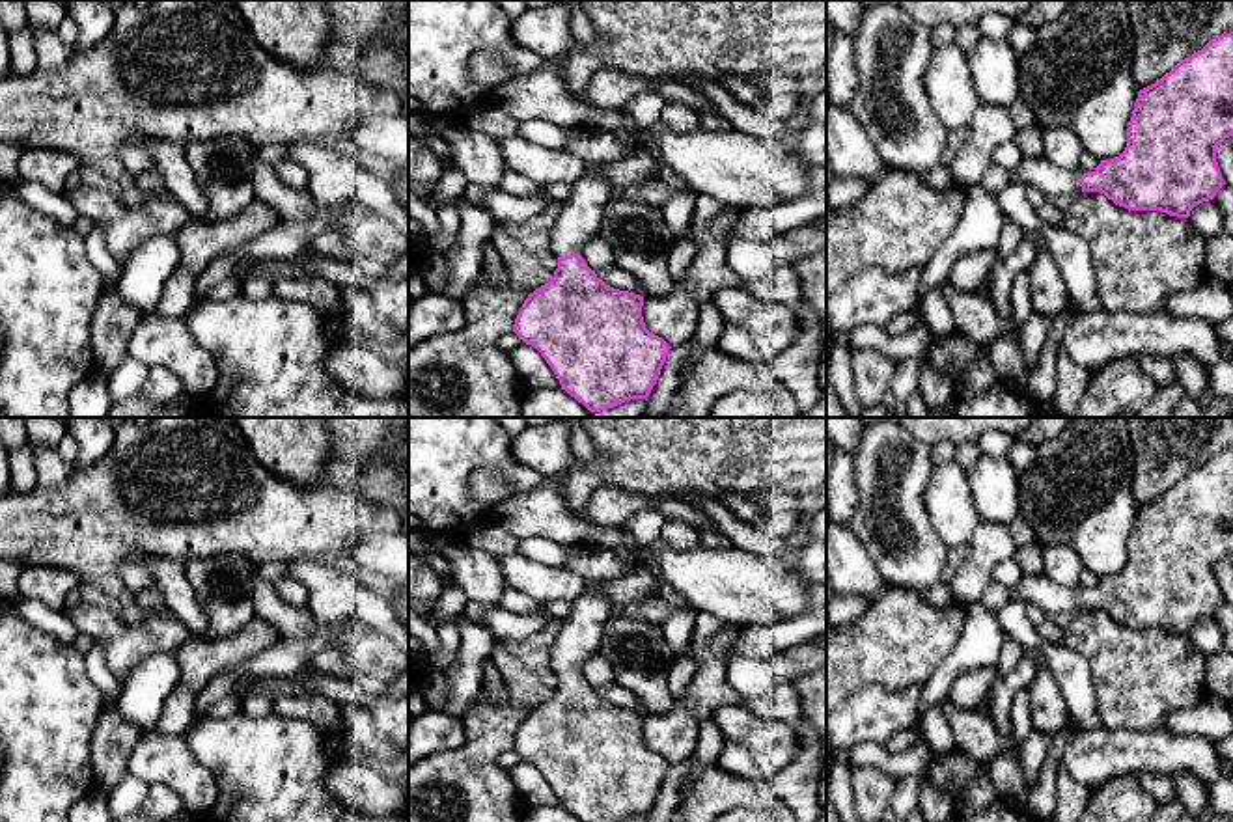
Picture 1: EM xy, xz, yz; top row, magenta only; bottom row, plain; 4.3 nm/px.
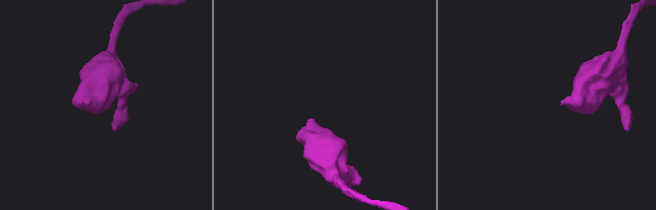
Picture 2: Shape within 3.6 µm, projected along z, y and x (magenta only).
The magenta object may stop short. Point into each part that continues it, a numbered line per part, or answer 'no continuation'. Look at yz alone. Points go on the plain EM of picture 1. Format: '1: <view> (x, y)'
1: yz (1038, 589)

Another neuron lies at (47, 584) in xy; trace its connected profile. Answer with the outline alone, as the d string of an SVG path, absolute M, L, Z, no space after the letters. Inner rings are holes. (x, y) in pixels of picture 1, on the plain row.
M26 567L19 578L19 593L43 600L48 608L62 611L67 593L80 585L80 580L54 567Z

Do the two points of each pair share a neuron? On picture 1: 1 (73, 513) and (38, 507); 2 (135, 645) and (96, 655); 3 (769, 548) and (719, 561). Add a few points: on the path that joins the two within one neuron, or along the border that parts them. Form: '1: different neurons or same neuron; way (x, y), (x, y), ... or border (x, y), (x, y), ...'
1: same neuron; way (64, 513), (47, 513)
2: different neurons; border (94, 640), (103, 645), (103, 660), (122, 684)
3: different neurons; border (734, 545), (780, 561)

